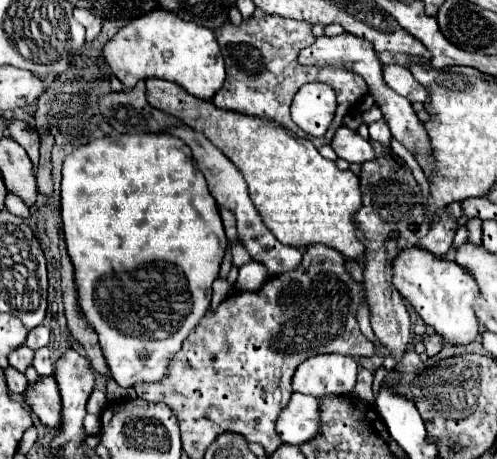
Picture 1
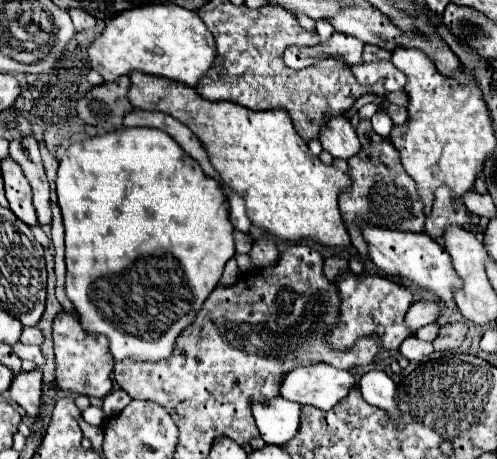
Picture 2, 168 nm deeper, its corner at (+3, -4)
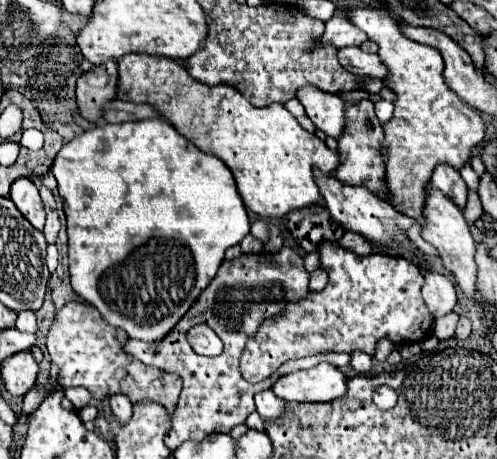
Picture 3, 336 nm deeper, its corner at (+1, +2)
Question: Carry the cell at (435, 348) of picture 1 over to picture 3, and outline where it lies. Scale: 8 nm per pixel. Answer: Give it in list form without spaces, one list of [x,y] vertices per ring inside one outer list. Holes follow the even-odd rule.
[[[461,316],[461,318],[459,318],[459,324],[457,324],[457,328],[455,328],[455,336],[453,336],[453,338],[457,338],[457,340],[467,340],[469,334],[471,334],[471,320],[469,320],[467,316]]]

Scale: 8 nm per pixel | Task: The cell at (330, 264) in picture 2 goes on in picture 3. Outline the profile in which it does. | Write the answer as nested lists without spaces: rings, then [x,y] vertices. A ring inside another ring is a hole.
[[[317,268],[315,272],[311,272],[311,282],[309,282],[309,288],[313,292],[321,292],[323,286],[327,286],[327,274],[323,268]]]

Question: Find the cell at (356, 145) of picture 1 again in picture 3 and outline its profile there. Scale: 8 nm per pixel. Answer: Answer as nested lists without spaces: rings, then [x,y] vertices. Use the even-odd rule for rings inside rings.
[[[299,90],[299,100],[307,112],[307,116],[311,118],[311,122],[325,132],[325,136],[329,138],[339,138],[339,134],[343,134],[347,118],[347,102],[341,100],[337,94],[323,94],[319,90]]]

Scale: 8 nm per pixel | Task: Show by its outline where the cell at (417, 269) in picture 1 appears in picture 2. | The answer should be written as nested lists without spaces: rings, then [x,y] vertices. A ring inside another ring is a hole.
[[[365,228],[365,242],[369,244],[369,258],[385,276],[391,274],[401,284],[411,280],[413,284],[433,292],[443,306],[455,308],[453,286],[459,286],[461,280],[453,272],[449,254],[437,240],[429,240],[429,236],[425,236],[423,232],[393,232],[389,228]]]

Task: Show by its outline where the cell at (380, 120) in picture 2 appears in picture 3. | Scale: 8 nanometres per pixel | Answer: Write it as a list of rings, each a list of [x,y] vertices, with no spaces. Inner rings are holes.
[[[381,100],[381,102],[377,102],[377,104],[375,104],[375,114],[377,114],[379,122],[385,124],[387,118],[393,116],[393,102],[389,102],[389,100]]]

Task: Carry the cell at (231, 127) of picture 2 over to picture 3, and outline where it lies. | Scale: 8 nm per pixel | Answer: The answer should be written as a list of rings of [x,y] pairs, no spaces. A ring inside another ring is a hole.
[[[127,54],[117,64],[119,64],[117,98],[155,106],[175,126],[175,130],[183,134],[187,140],[191,140],[199,150],[223,160],[237,182],[237,190],[241,194],[245,208],[263,218],[283,218],[293,210],[301,210],[323,202],[323,196],[315,184],[315,170],[323,174],[333,174],[339,168],[339,158],[315,134],[309,134],[305,128],[301,128],[301,124],[283,104],[273,102],[269,106],[255,108],[235,88],[223,84],[207,86],[195,82],[187,74],[185,66],[181,66],[181,62],[163,56]]]

